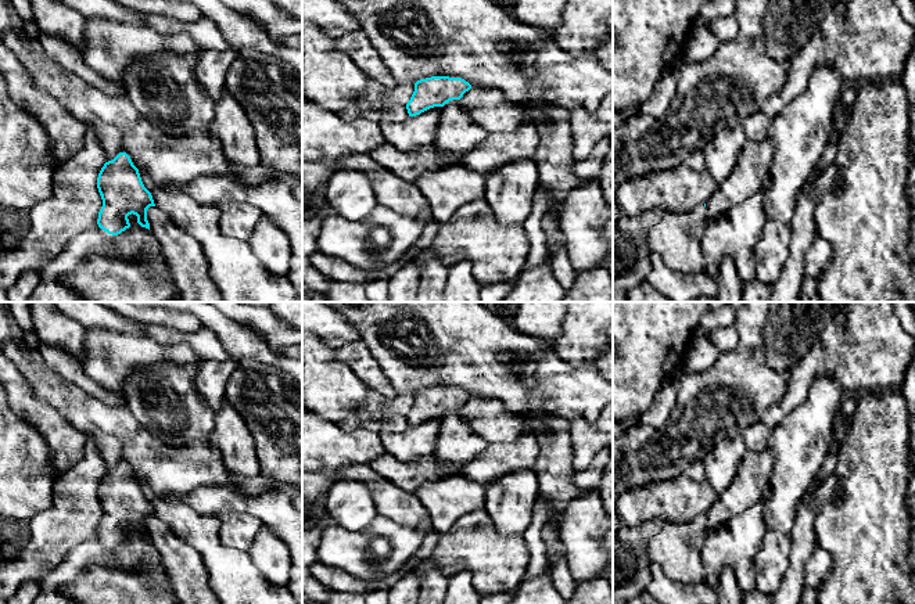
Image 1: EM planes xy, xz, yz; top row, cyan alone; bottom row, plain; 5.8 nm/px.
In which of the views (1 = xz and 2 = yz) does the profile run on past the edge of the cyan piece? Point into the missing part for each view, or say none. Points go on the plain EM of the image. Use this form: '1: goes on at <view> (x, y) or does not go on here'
1: does not go on here
2: does not go on here

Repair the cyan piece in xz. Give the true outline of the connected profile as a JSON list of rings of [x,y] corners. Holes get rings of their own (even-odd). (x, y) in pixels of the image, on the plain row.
[[[431,387],[420,389],[415,393],[415,402],[406,414],[409,427],[420,425],[421,423],[444,417],[452,410],[460,410],[471,395],[462,388]]]

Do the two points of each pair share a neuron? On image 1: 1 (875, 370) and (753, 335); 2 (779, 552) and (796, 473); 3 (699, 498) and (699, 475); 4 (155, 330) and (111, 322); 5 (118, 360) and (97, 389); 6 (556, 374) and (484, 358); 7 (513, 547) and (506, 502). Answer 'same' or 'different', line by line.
1: different
2: different
3: different
4: different
5: different
6: same
7: different

